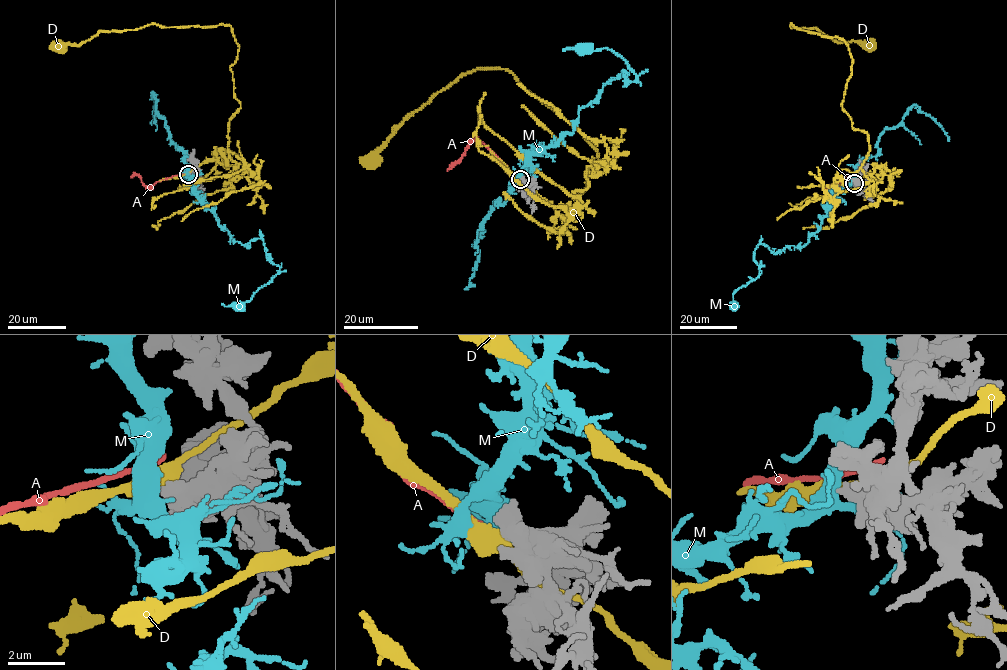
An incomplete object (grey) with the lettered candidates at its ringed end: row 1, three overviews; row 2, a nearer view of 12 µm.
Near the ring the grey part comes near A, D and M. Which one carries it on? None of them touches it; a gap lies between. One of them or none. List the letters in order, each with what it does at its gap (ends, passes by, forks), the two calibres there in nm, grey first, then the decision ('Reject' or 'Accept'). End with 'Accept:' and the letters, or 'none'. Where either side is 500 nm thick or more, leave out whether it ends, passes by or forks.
A: Thickness 550 nm (grey) against 220 nm. Reject
D: Thickness 550 nm (grey) against 550 nm. Reject
M: Thickness 550 nm (grey) against 480 nm. Reject
Accept: none

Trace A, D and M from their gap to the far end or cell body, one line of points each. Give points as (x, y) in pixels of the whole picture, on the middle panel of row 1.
A: (519, 179), (479, 140), (471, 143), (447, 171)
D: (519, 180), (578, 220), (594, 211), (573, 190), (603, 165), (500, 68), (462, 73), (370, 158)
M: (520, 176), (525, 155), (571, 133), (578, 112), (605, 84), (623, 71), (639, 82), (609, 49), (563, 49)

